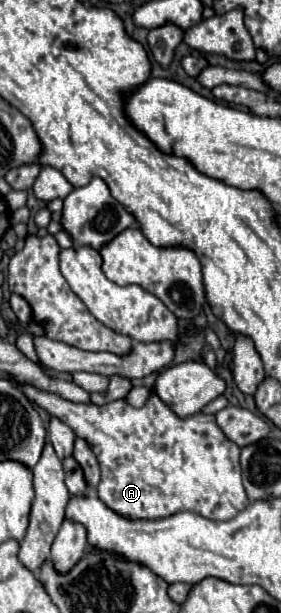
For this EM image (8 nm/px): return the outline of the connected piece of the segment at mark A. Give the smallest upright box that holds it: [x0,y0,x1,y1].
[21,386,249,520]

